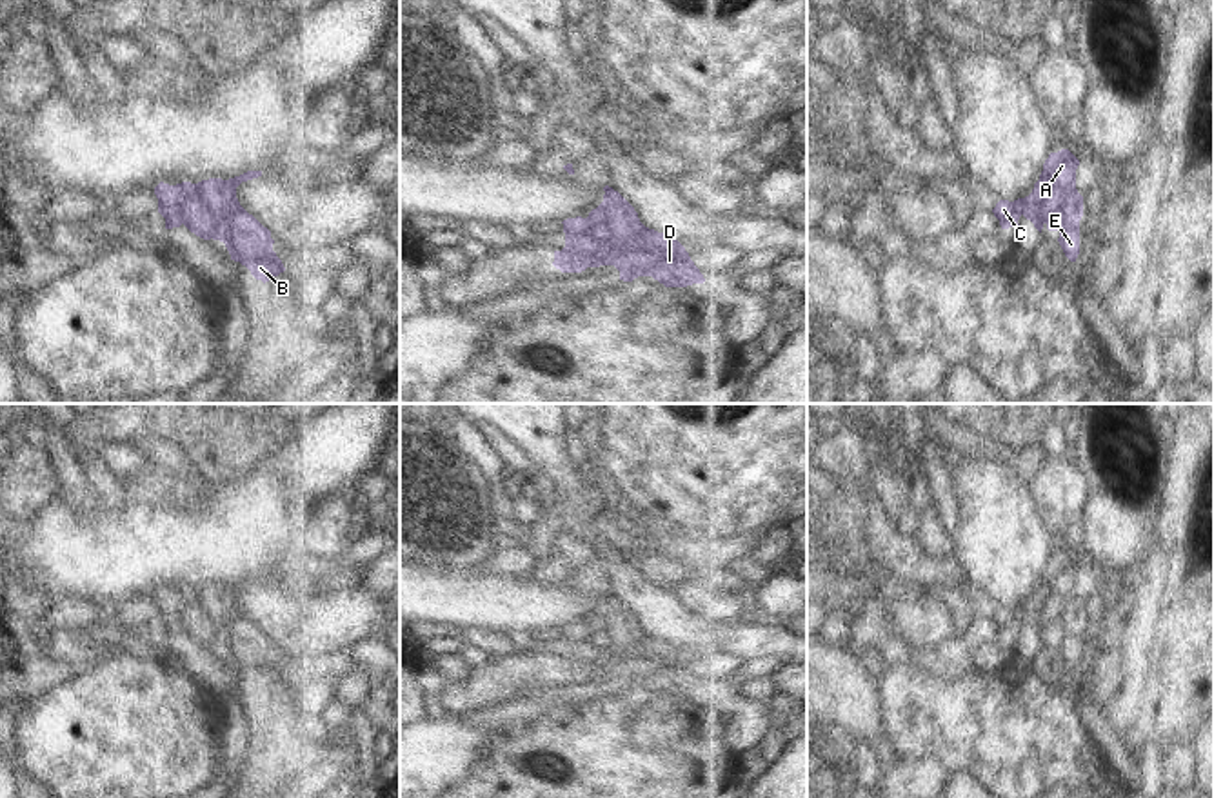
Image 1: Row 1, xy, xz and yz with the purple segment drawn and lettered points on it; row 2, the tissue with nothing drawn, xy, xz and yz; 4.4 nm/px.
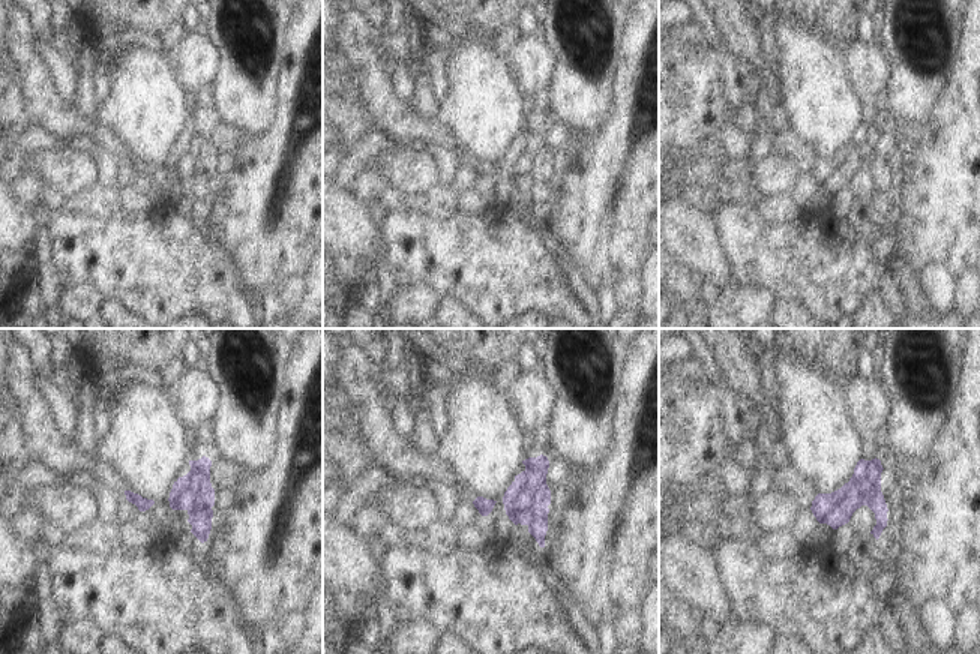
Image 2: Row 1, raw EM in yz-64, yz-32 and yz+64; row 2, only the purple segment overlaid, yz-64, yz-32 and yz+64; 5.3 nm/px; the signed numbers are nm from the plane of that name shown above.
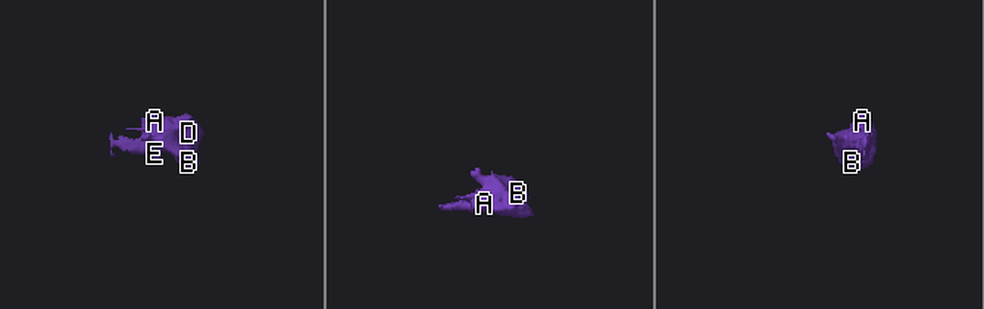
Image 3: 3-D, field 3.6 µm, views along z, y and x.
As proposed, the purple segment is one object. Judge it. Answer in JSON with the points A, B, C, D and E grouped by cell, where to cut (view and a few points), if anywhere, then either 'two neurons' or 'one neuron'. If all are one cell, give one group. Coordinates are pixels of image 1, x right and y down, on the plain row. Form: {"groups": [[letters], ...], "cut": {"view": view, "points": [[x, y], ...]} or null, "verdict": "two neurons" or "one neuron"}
{"groups": [["A", "B", "C", "D", "E"]], "cut": null, "verdict": "one neuron"}

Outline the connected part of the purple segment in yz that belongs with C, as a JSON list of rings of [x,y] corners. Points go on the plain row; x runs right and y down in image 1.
[[[1069,556],[1050,560],[1029,603],[1014,609],[1000,607],[992,616],[1001,636],[1020,636],[1018,627],[1023,622],[1040,640],[1043,634],[1058,638],[1065,663],[1076,669],[1083,623],[1083,603],[1076,596],[1078,573],[1080,567]]]

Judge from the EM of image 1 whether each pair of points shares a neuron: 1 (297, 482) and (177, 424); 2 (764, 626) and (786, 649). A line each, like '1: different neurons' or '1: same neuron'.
1: different neurons
2: different neurons

